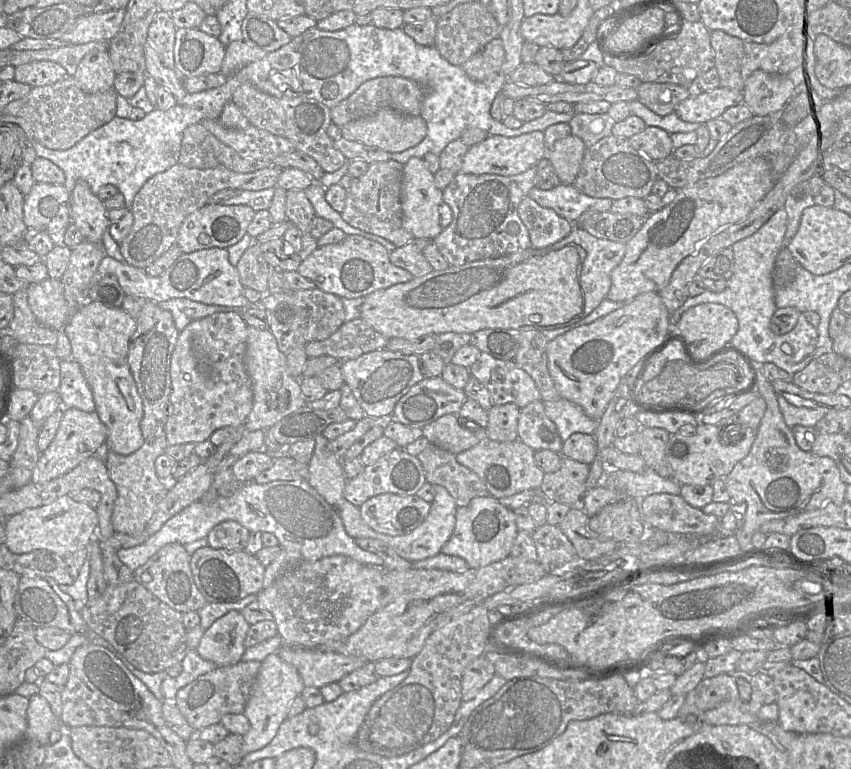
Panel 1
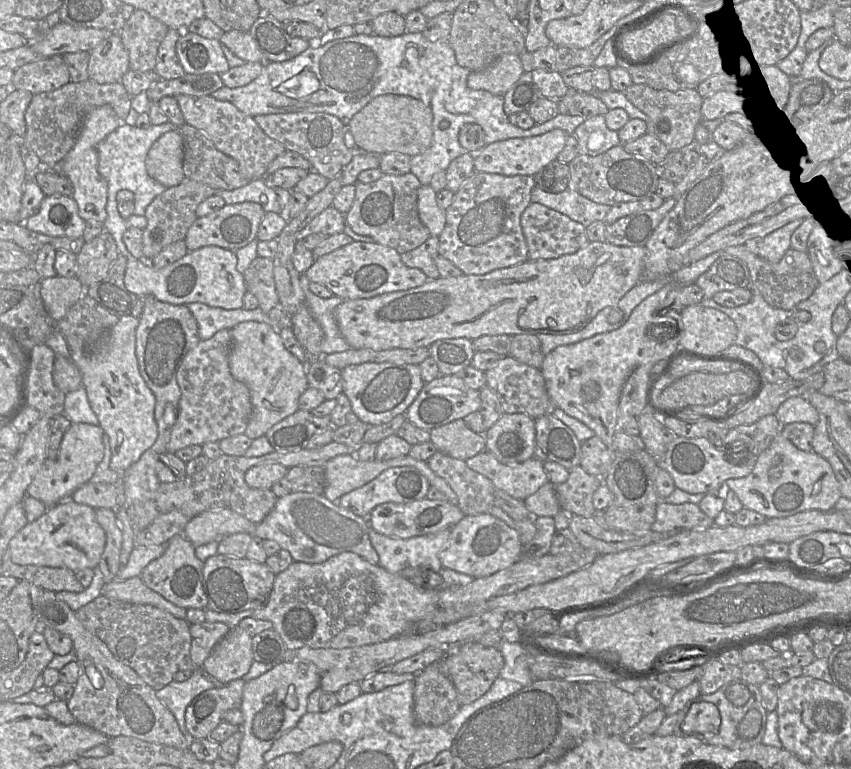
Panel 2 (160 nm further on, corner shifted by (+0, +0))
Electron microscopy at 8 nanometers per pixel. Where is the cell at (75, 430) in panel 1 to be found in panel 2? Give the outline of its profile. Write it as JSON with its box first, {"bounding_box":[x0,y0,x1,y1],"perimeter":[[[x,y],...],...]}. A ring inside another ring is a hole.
{"bounding_box":[27,423,103,508],"perimeter":[[[72,423],[63,435],[57,456],[45,459],[27,488],[27,495],[48,508],[65,500],[72,500],[72,493],[90,481],[103,459],[103,434],[99,425]]]}

